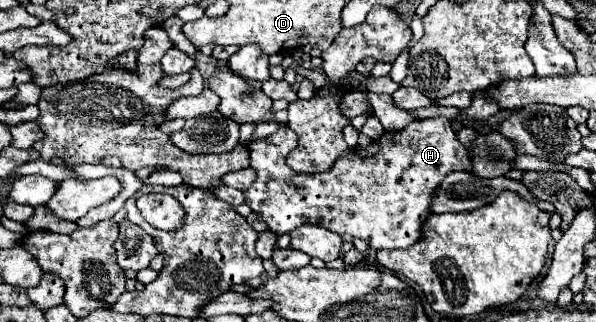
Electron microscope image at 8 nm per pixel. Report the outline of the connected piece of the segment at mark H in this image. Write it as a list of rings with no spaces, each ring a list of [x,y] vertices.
[[[446,117],[420,119],[412,121],[400,131],[384,133],[376,141],[366,147],[352,147],[344,151],[344,161],[336,161],[328,171],[316,173],[312,177],[304,177],[302,173],[294,173],[284,163],[286,155],[296,147],[296,133],[286,127],[280,129],[266,139],[260,139],[250,145],[250,167],[256,171],[256,181],[250,189],[244,191],[244,203],[258,213],[270,231],[276,235],[294,231],[296,227],[310,223],[322,225],[338,235],[352,235],[364,239],[372,249],[406,249],[420,241],[422,225],[428,219],[430,201],[444,181],[444,175],[452,171],[470,171],[472,163],[468,163],[468,151],[458,141],[452,121]]]

